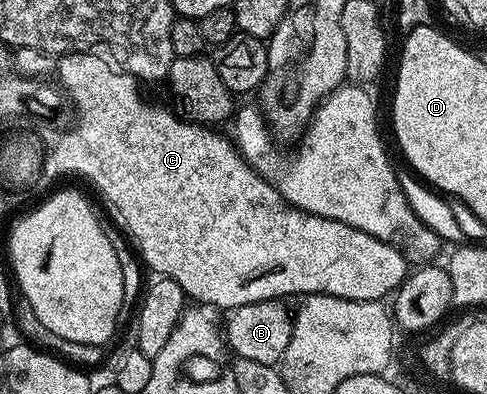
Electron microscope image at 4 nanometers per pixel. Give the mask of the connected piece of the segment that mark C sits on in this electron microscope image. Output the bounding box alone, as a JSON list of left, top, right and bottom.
[56,53,411,311]

